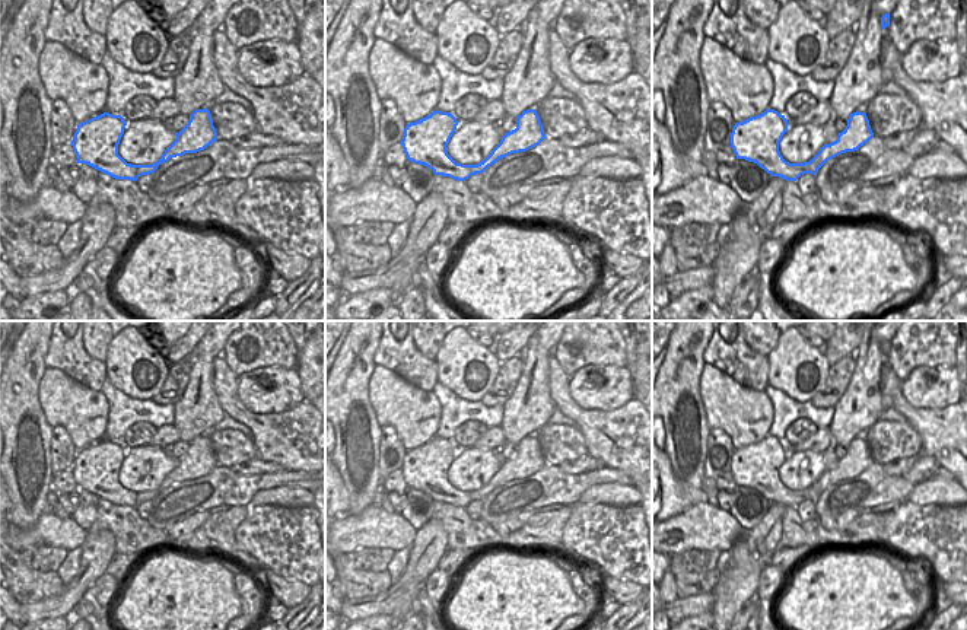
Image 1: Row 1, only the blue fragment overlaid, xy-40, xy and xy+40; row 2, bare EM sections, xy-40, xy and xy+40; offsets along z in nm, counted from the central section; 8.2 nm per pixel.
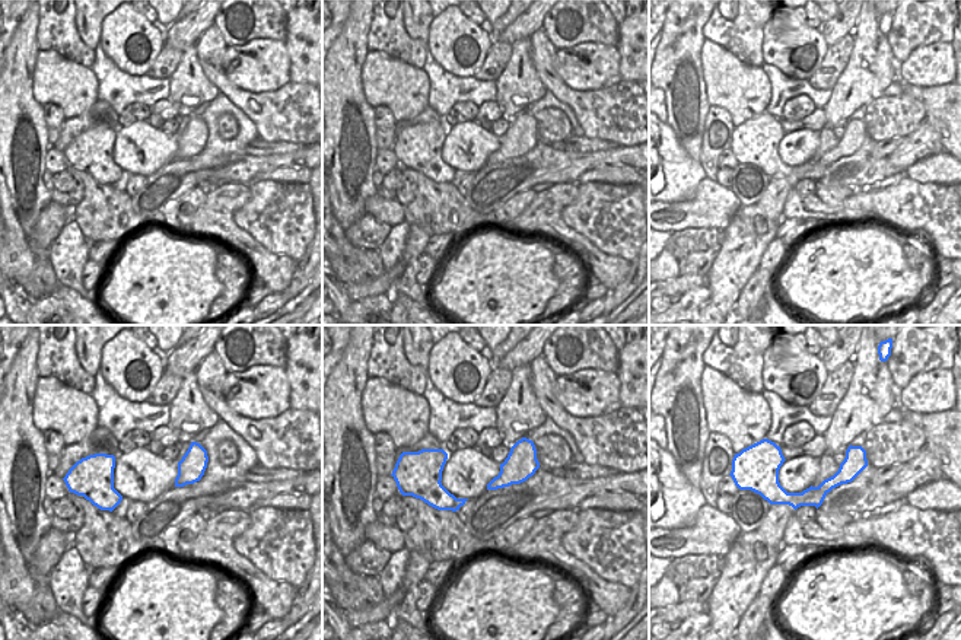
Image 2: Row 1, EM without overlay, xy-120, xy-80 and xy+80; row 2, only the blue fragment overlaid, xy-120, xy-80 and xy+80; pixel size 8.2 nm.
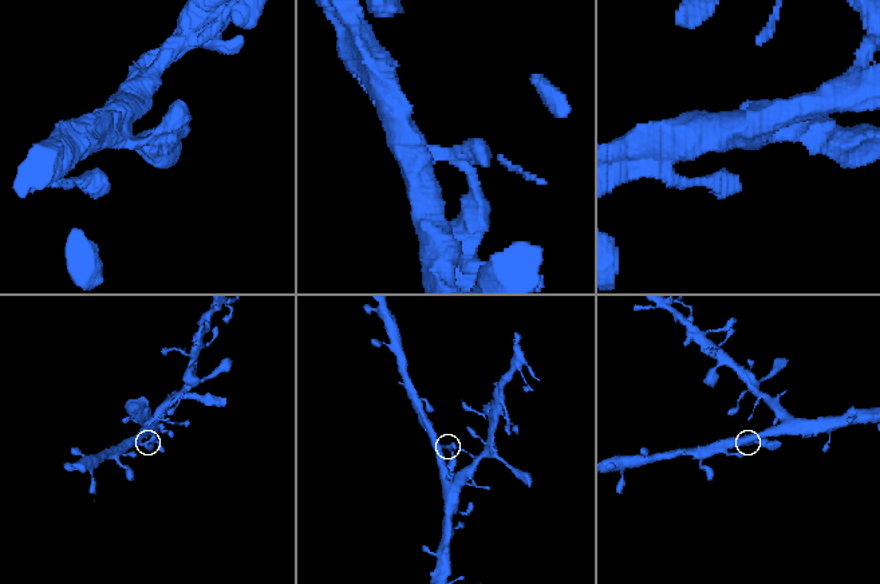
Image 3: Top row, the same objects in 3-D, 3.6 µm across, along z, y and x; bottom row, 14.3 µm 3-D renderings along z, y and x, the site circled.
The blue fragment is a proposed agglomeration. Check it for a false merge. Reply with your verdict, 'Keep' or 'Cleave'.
Keep

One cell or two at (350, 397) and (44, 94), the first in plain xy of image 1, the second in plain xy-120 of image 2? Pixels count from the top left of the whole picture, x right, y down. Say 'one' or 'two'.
two

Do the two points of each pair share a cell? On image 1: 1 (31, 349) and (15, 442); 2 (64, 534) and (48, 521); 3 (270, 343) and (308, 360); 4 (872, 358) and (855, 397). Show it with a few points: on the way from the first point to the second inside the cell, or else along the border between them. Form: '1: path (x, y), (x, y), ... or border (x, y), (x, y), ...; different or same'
1: path (22, 372), (18, 387), (18, 419); same
2: path (60, 533), (53, 525); same
3: border (299, 350), (293, 366); different
4: path (868, 368), (864, 387); same

